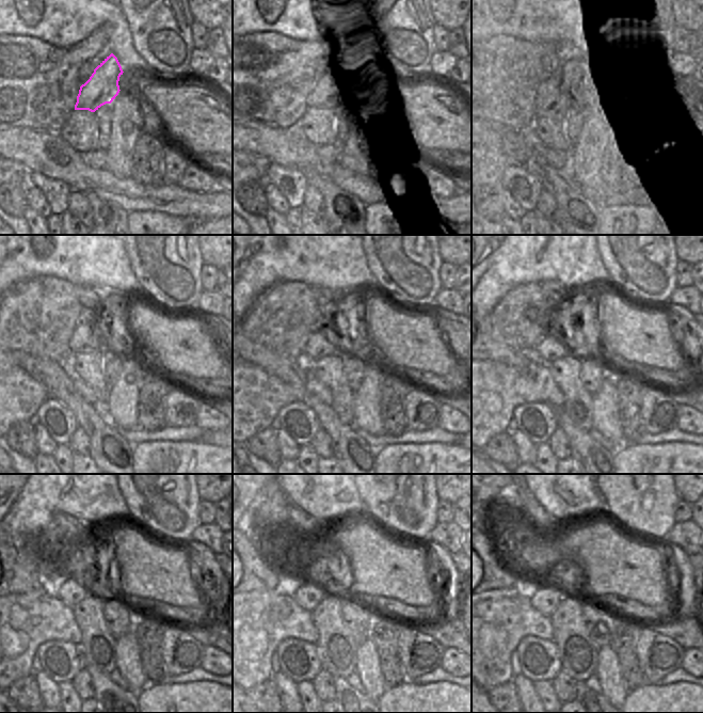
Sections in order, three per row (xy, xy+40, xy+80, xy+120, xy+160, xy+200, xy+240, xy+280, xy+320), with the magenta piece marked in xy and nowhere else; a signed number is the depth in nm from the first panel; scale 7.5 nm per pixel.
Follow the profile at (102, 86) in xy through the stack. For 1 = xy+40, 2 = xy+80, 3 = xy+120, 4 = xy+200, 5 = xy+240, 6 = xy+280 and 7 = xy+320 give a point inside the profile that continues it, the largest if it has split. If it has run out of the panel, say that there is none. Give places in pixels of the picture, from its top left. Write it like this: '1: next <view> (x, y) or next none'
1: next xy+40 (332, 93)
2: next xy+80 (550, 97)
3: next xy+120 (84, 339)
4: next xy+200 (552, 348)
5: next xy+240 (72, 591)
6: next xy+280 (309, 595)
7: next xy+320 (546, 598)

